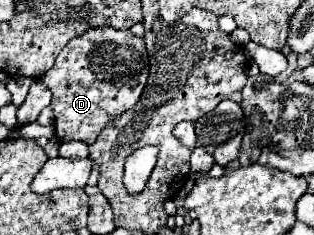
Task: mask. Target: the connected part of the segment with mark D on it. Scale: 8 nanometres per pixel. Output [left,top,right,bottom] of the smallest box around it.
[41,26,147,144]

